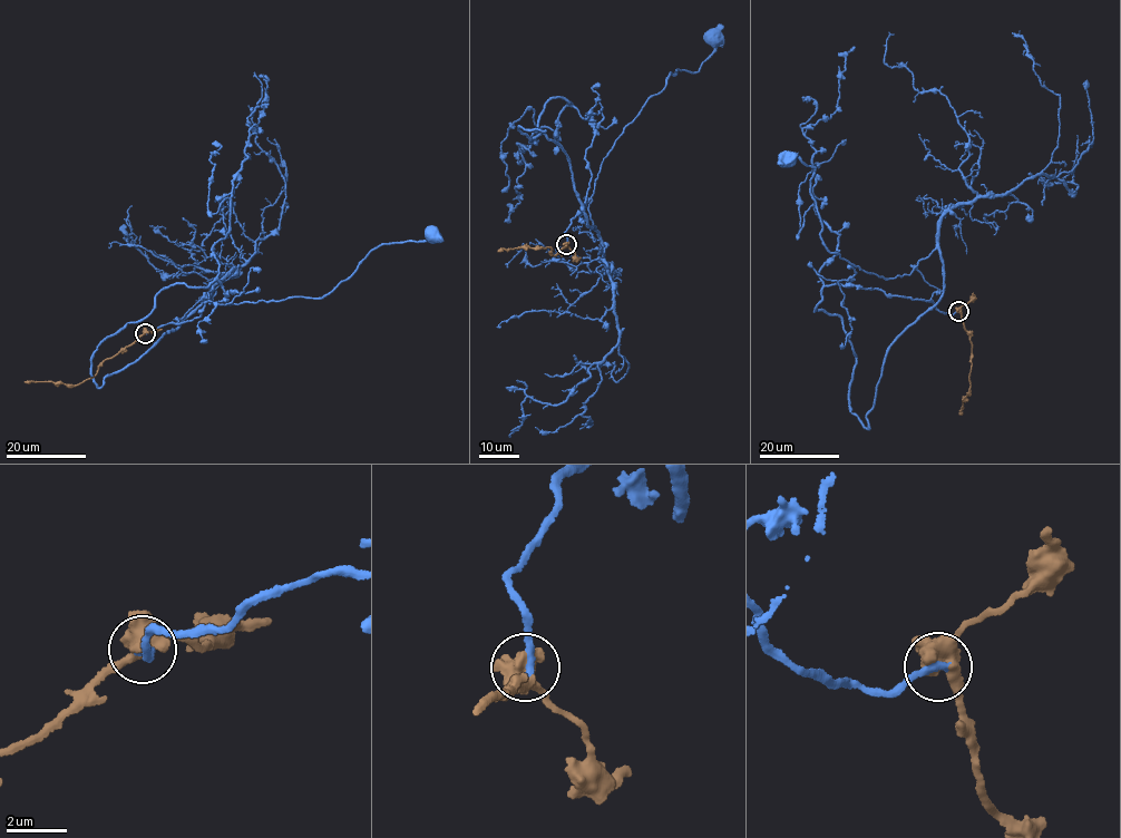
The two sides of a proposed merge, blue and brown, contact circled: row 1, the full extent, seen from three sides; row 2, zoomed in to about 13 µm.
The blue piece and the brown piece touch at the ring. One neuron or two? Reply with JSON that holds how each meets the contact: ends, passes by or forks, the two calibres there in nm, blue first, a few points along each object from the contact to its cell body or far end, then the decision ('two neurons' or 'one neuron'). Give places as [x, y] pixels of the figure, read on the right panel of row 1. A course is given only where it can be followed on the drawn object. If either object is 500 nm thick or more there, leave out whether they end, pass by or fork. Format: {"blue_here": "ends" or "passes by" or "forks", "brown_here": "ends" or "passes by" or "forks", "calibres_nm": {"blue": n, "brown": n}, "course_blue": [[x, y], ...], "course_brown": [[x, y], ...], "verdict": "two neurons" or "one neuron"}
{"calibres_nm": {"blue": 280, "brown": 500}, "course_blue": [[958, 311], [938, 311], [937, 288], [914, 268], [884, 279], [827, 252], [810, 189], [816, 171], [787, 161]], "course_brown": [[958, 311], [972, 348], [970, 387], [962, 401], [961, 415]], "verdict": "one neuron"}

